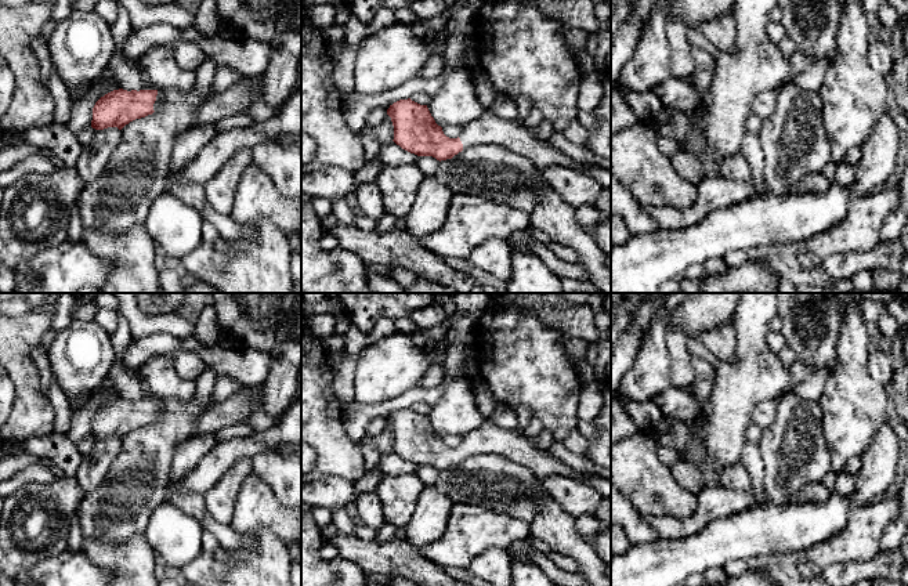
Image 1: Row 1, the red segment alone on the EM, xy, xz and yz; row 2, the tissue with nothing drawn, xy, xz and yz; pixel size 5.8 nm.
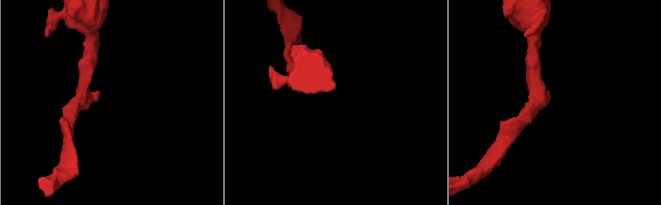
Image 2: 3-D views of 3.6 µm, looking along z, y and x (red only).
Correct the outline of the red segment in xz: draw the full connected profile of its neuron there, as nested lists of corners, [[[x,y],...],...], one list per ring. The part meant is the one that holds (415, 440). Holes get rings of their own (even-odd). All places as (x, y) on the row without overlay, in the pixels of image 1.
[[[410,408],[390,415],[387,424],[394,435],[392,451],[417,466],[433,466],[441,471],[473,455],[499,455],[528,467],[539,481],[551,474],[578,481],[582,478],[578,471],[547,451],[535,448],[522,434],[498,427],[489,420],[466,434],[457,448],[446,446],[427,415]]]

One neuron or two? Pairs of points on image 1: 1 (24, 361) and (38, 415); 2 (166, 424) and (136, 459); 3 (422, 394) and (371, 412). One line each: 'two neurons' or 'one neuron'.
1: one neuron
2: one neuron
3: one neuron

